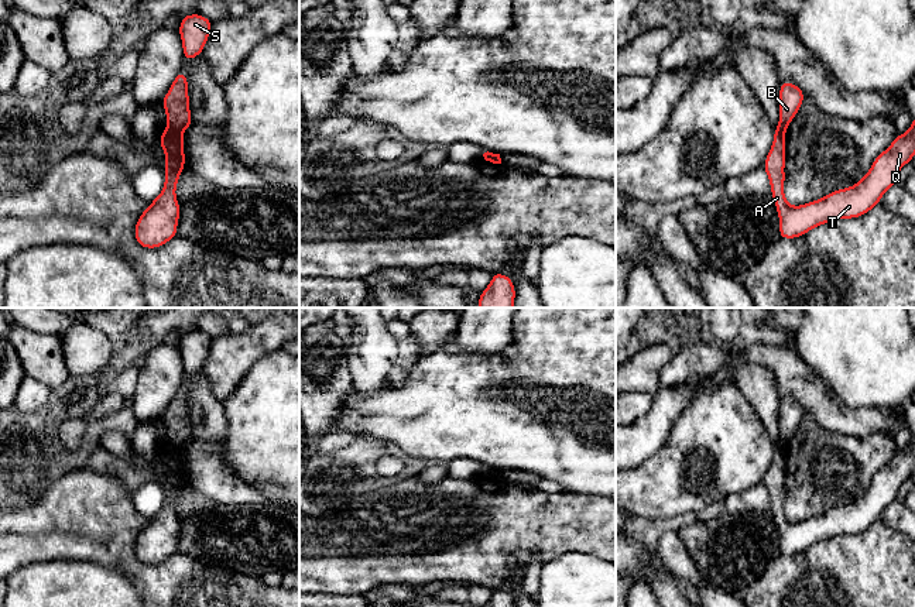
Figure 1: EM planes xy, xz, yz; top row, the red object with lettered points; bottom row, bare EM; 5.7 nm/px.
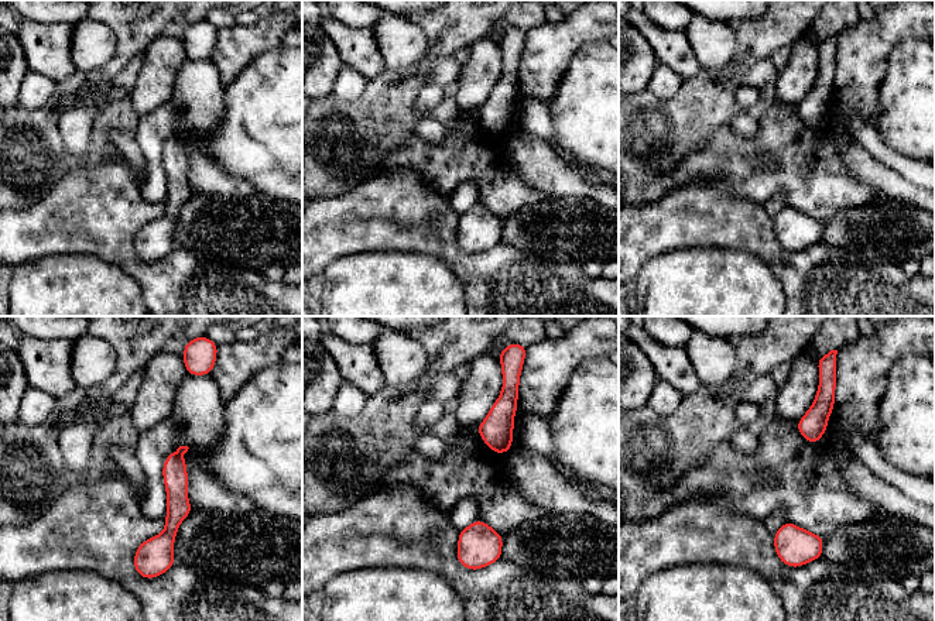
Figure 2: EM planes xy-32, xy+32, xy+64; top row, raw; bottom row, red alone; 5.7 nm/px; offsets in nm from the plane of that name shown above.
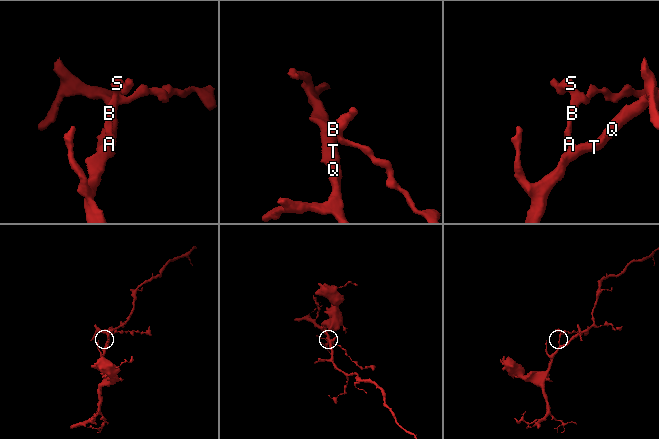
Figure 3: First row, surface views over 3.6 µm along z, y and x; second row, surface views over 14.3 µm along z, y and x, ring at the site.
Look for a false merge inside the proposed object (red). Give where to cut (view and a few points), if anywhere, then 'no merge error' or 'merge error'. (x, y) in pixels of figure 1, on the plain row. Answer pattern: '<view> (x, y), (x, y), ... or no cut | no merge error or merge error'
xy (170, 443), (181, 449) | merge error

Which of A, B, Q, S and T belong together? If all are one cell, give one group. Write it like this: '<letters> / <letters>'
A Q T / B S

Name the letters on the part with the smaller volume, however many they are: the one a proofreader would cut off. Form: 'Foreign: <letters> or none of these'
Foreign: B, S

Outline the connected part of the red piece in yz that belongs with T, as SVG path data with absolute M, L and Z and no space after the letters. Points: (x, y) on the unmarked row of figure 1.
M915 435L909 446L905 450L897 450L891 462L873 477L871 486L854 503L833 507L806 521L791 522L784 511L785 447L775 443L772 463L762 483L767 487L779 534L779 555L802 553L832 536L866 531L897 500L899 486L911 479L914 471Z

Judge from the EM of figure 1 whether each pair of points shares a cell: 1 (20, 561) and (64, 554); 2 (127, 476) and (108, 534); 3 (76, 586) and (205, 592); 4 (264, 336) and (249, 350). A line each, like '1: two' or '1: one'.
1: one
2: two
3: two
4: one

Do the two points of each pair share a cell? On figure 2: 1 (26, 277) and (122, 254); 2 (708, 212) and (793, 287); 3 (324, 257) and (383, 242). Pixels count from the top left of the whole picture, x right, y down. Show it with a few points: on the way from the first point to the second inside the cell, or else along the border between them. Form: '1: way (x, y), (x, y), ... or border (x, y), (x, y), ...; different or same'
1: border (71, 253), (92, 253), (115, 261), (130, 275); different
2: way (732, 222), (742, 225), (780, 263); same
3: way (338, 251), (369, 249); same

